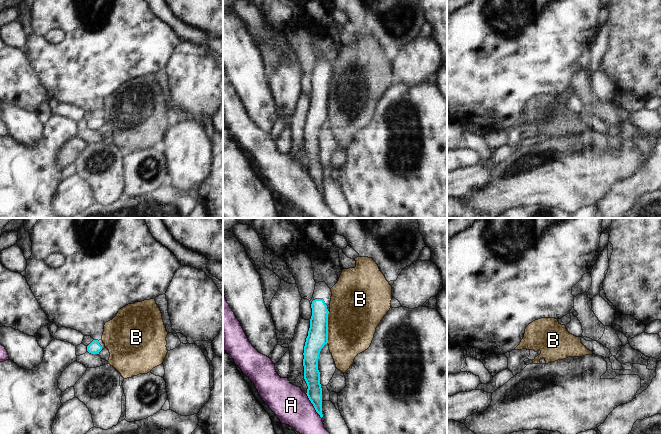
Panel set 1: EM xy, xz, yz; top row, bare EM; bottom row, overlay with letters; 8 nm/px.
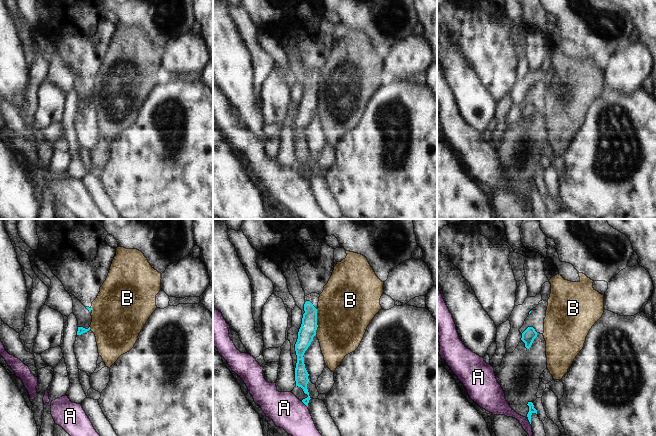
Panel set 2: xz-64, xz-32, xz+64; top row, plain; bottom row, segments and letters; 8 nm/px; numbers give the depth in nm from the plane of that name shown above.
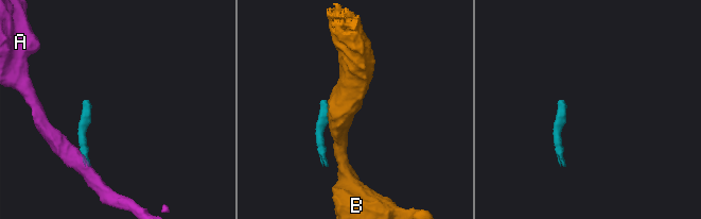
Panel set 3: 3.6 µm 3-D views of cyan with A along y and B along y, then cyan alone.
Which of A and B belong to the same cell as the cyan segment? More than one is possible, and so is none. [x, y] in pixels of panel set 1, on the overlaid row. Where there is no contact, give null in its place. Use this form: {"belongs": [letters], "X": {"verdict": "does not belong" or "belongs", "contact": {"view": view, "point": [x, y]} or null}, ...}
{"belongs": [], "A": {"verdict": "does not belong", "contact": {"view": "xz", "point": [313, 405]}}, "B": {"verdict": "does not belong", "contact": {"view": "xz", "point": [327, 327]}}}

